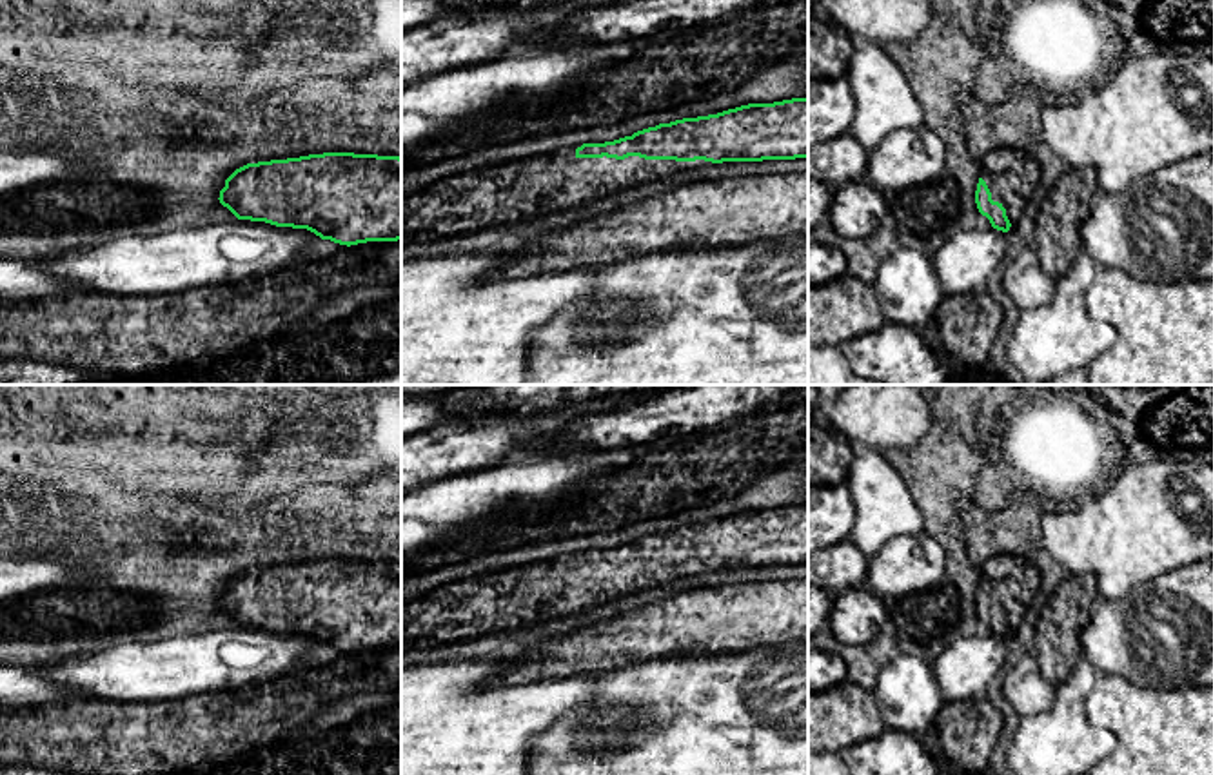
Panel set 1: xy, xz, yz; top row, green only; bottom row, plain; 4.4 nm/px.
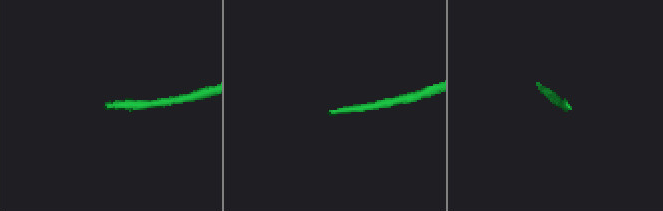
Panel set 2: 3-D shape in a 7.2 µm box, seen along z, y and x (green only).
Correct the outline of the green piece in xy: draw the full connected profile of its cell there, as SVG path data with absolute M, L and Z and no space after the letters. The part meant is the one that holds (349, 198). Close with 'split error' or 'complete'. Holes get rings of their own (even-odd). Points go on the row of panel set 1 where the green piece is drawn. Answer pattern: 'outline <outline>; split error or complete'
outline M323 152L247 163L220 191L220 203L238 220L307 229L340 245L401 240L401 158Z; complete

